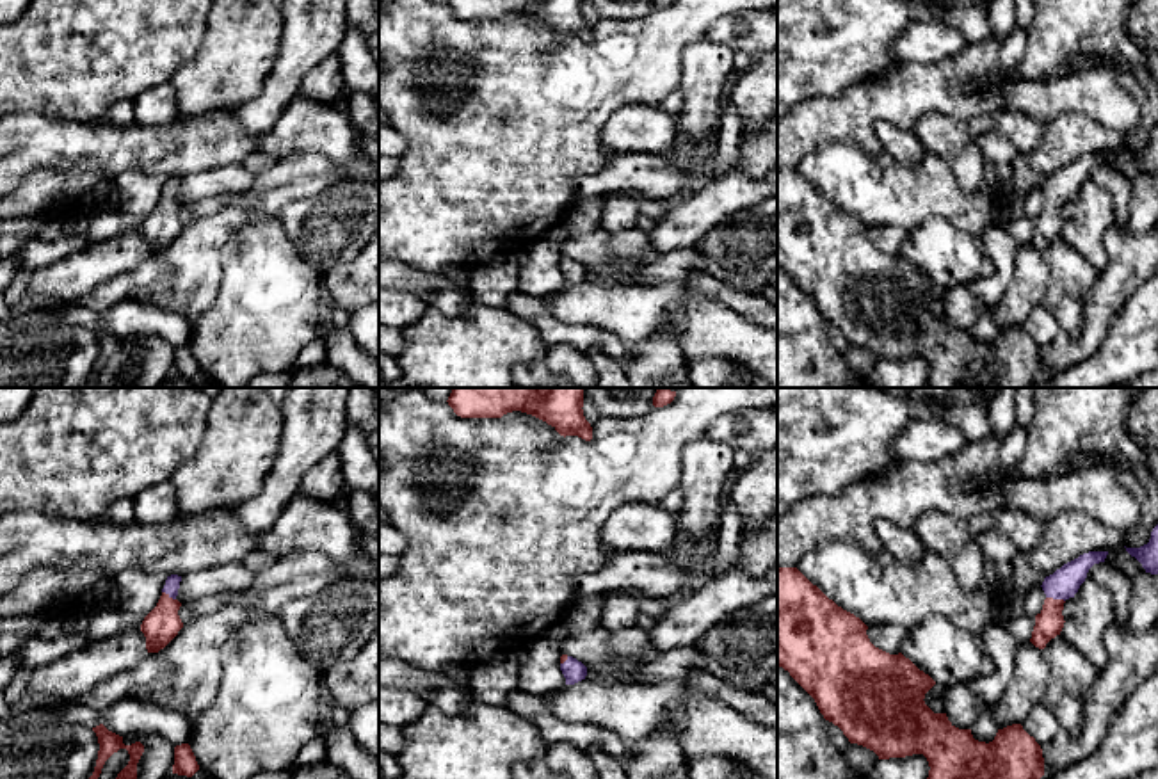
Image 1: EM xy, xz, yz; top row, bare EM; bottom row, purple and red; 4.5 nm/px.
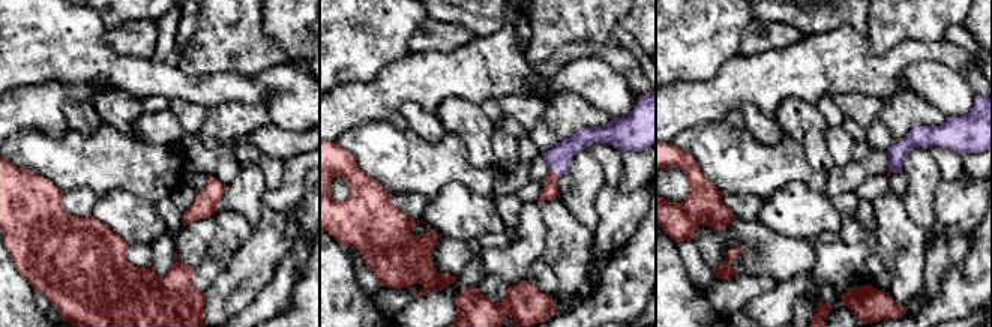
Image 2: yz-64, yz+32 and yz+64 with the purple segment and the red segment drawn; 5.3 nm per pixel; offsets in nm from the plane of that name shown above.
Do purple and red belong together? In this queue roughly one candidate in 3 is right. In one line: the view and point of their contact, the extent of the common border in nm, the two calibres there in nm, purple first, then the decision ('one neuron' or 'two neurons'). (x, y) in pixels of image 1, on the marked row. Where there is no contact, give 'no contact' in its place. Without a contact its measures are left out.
yz (1055, 598) | 90 nm | 140/120 nm | one neuron

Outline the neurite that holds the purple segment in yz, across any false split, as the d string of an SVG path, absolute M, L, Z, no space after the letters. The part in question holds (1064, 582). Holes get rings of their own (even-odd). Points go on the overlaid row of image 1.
M1089 551L1078 558L1064 564L1053 574L1046 576L1042 582L1042 590L1046 594L1042 610L1035 615L1035 626L1030 642L1044 649L1046 644L1060 635L1064 628L1064 603L1074 598L1080 585L1085 582L1089 569L1094 564L1105 562L1108 551Z

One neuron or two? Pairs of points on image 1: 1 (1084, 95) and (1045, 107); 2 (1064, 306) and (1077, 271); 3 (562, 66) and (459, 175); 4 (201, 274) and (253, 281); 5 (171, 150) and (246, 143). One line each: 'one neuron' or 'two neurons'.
1: one neuron
2: one neuron
3: one neuron
4: two neurons
5: one neuron

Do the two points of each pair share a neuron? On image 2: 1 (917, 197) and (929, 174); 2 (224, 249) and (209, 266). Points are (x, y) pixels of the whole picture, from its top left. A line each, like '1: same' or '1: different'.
1: same
2: different

